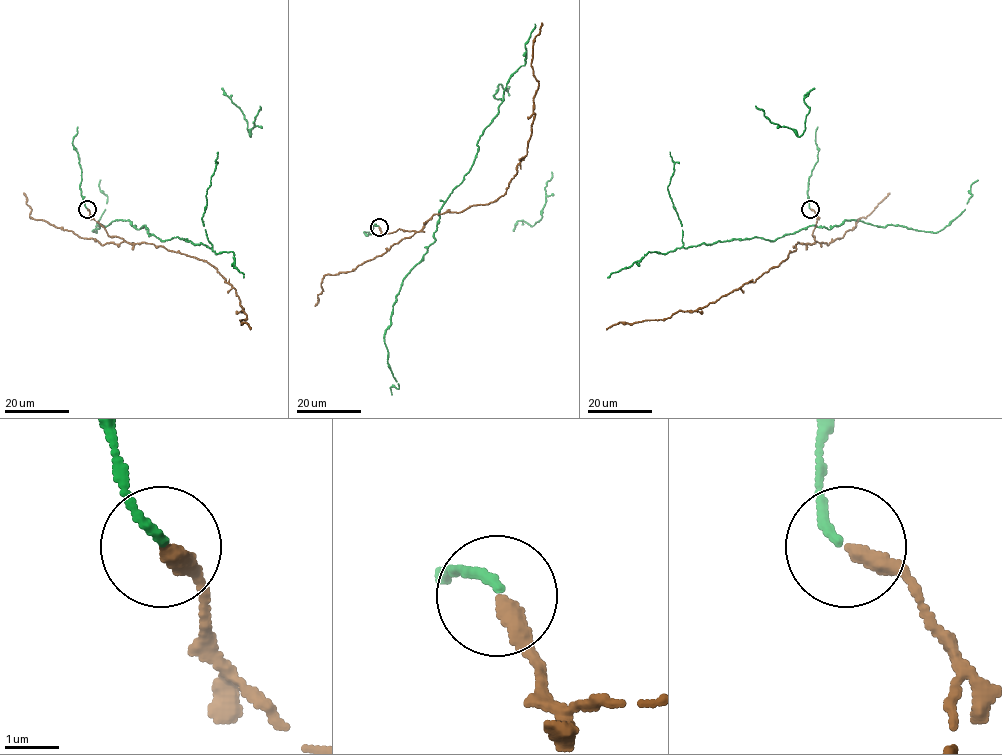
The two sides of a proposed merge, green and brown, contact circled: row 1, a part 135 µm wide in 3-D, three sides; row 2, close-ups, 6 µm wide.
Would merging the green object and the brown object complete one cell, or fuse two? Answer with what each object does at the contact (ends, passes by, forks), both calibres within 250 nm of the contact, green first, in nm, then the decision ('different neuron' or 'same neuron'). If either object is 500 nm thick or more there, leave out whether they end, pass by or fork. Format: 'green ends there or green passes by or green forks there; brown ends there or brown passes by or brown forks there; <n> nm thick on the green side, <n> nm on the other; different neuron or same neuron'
green ends there; brown ends there; 160 nm thick on the green side, 320 nm on the other; same neuron

